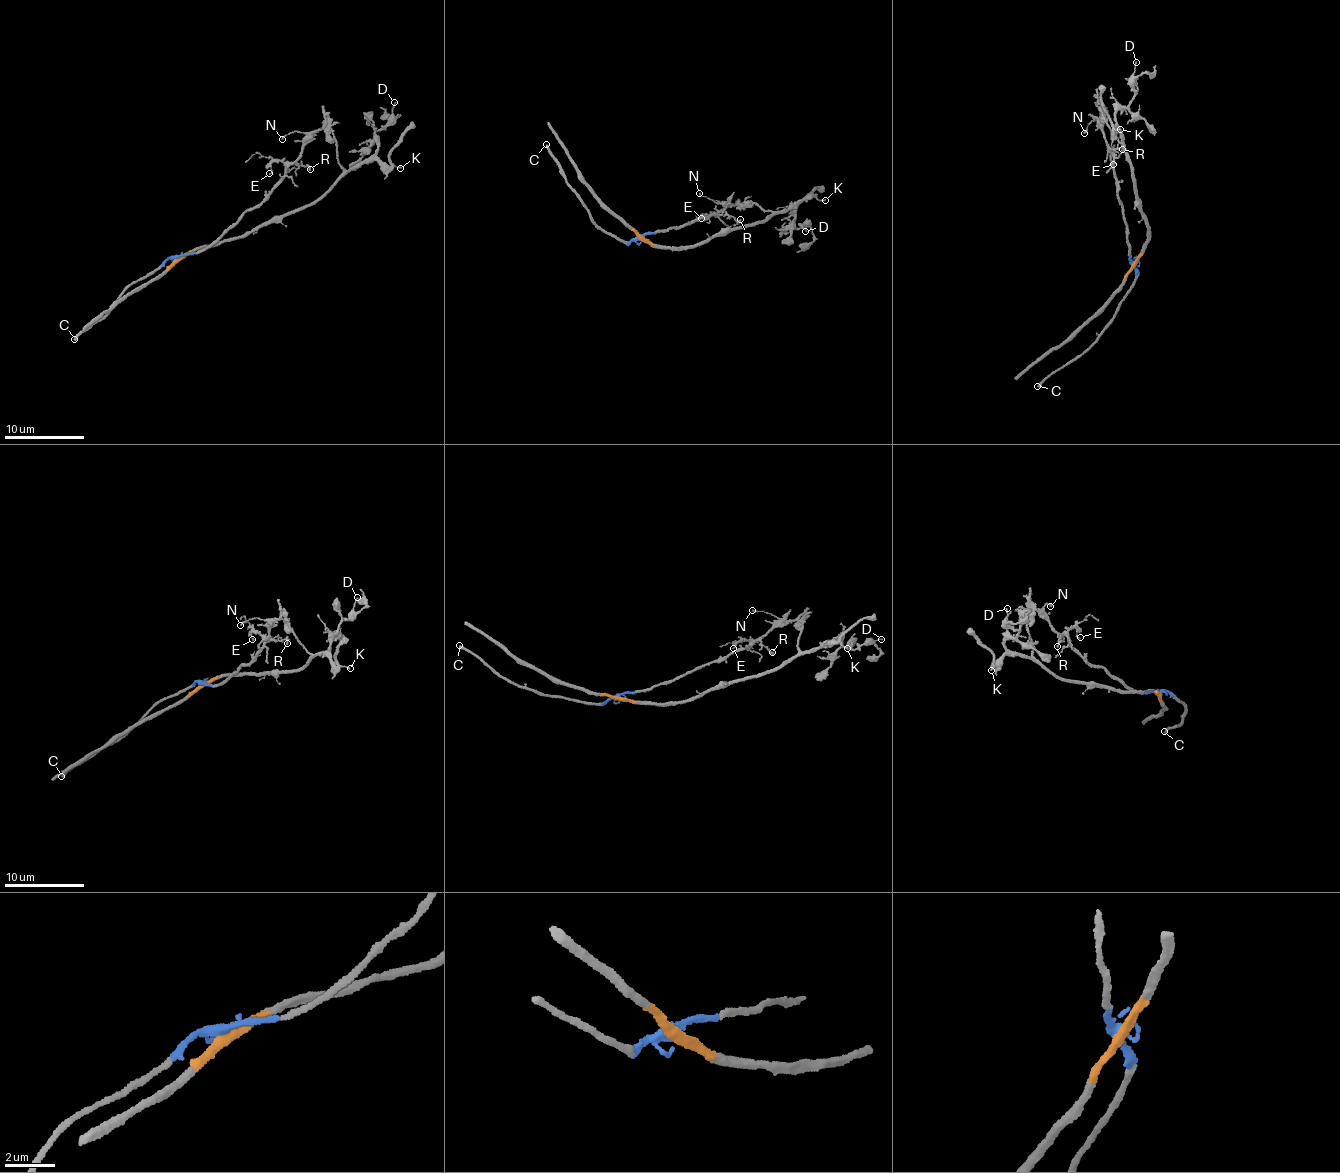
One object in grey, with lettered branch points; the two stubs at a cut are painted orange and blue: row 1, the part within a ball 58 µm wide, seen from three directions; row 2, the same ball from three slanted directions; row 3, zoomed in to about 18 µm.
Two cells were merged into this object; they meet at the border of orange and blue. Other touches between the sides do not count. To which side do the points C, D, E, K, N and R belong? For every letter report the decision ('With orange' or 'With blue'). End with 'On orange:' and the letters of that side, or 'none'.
C: With blue
D: With orange
E: With blue
K: With orange
N: With blue
R: With blue
On orange: D, K

